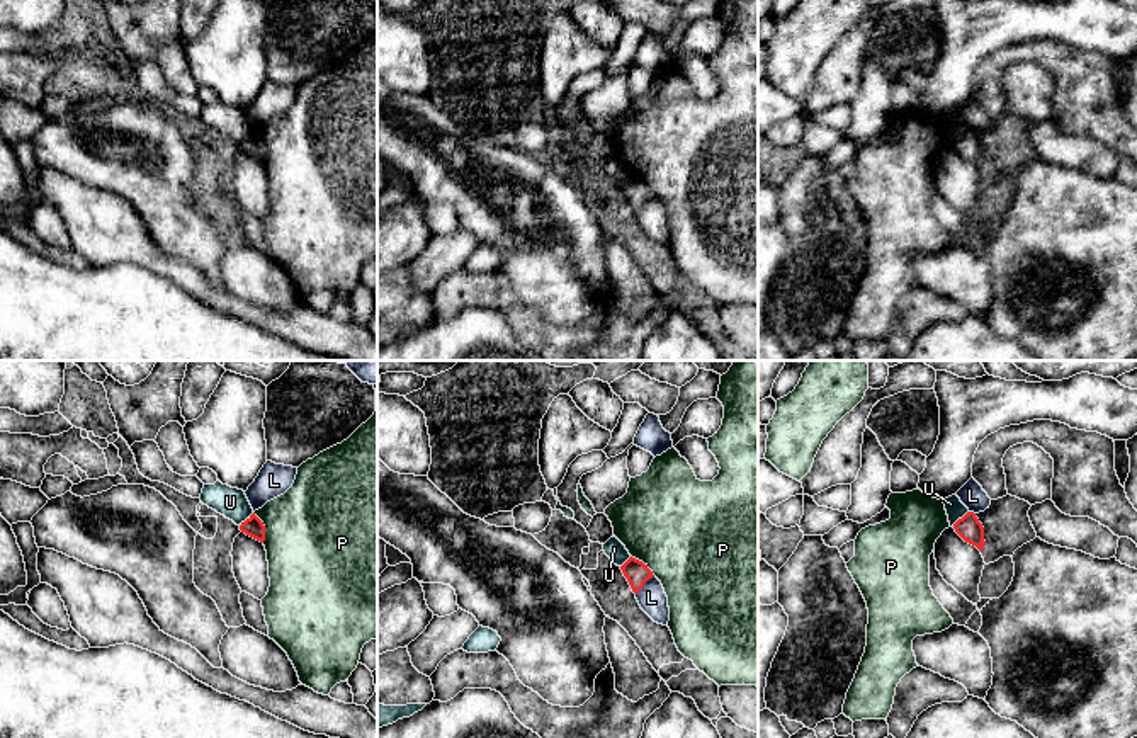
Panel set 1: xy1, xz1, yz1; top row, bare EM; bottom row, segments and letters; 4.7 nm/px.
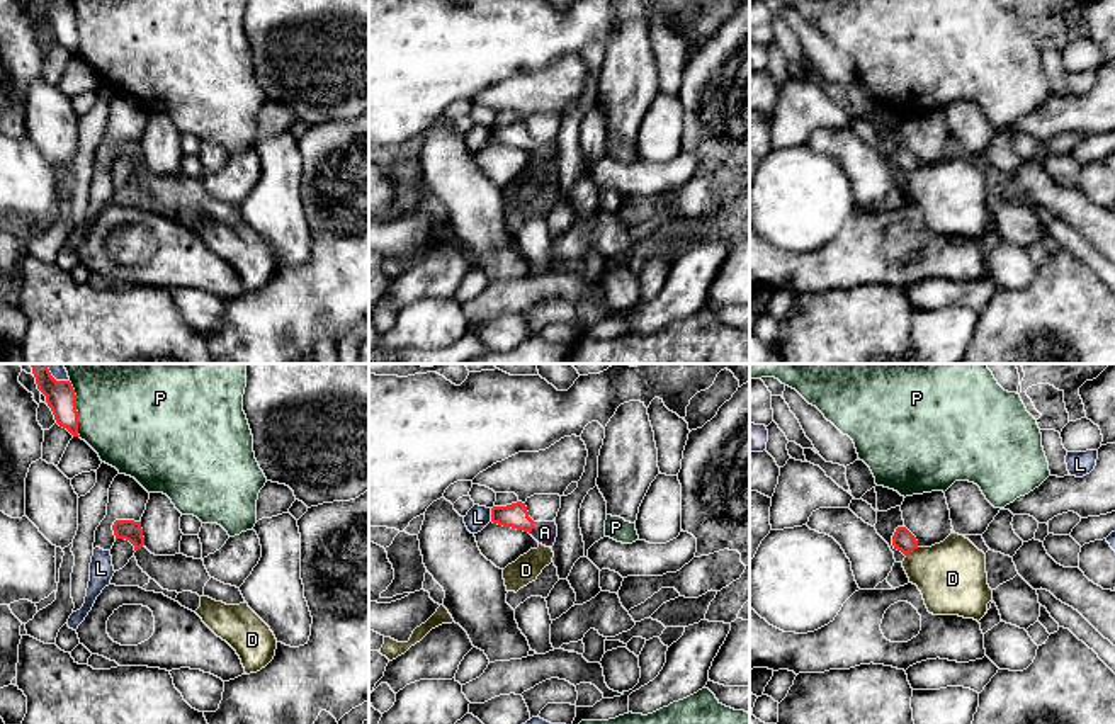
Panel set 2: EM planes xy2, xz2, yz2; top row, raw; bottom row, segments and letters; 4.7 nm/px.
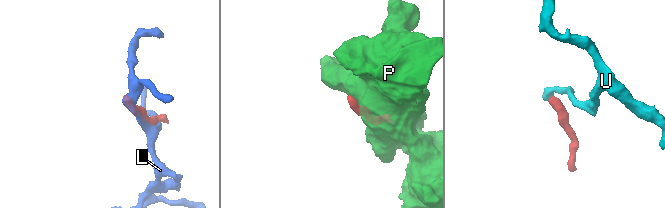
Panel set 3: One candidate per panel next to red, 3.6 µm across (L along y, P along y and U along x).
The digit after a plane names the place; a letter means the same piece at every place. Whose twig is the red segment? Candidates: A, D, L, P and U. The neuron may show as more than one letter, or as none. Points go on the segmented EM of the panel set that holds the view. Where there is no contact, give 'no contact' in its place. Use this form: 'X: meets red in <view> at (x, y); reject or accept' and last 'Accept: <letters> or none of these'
A: meets red in xz2 at (532, 527); reject
D: meets red in yz2 at (911, 551); reject
L: meets red in xz1 at (643, 585); reject
P: meets red in xy2 at (75, 408); reject
U: meets red in xy1 at (247, 519); reject
Accept: none of these

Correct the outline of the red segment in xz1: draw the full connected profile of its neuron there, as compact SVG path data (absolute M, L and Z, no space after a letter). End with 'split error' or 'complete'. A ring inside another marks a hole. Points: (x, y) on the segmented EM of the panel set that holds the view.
M632 556L620 566L620 570L634 593L637 593L644 583L654 576L648 565Z | complete

